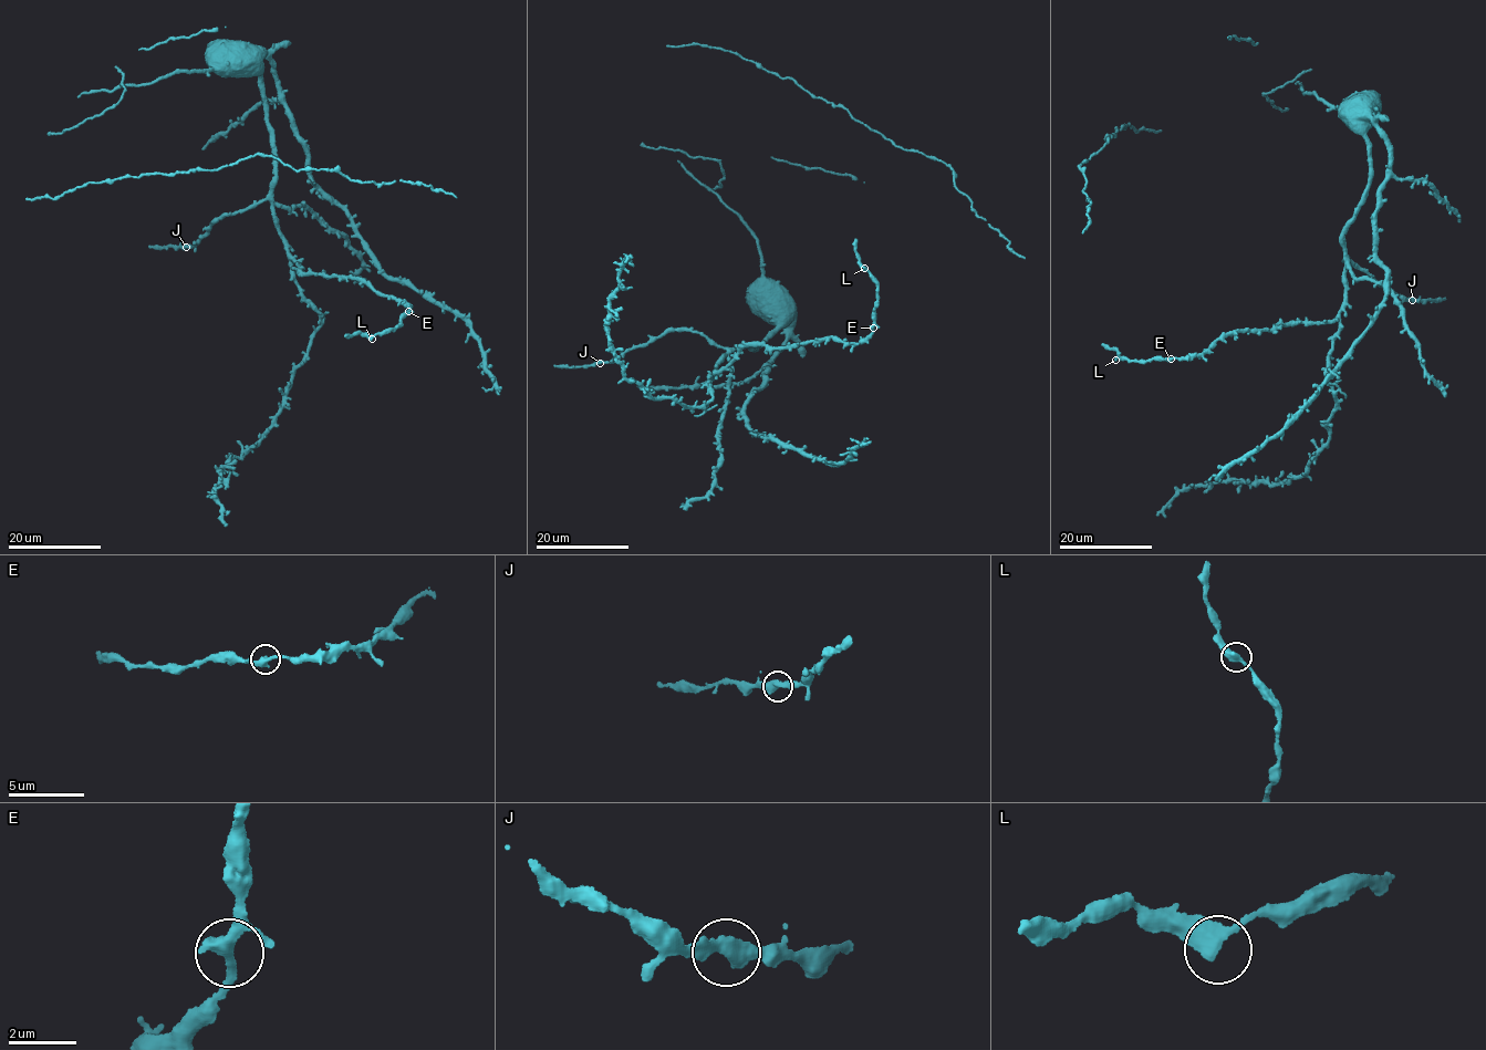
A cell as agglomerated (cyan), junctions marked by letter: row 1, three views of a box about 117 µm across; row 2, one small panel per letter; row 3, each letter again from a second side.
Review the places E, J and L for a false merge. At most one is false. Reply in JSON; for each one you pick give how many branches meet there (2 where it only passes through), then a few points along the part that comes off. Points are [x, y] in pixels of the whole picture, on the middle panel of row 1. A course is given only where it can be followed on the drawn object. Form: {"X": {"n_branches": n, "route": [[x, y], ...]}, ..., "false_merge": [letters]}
{"false_merge": []}

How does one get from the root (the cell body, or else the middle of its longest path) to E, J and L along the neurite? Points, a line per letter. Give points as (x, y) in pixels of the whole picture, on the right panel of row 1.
E: (1357, 102), (1369, 185), (1343, 235), (1339, 314), (1224, 335), (1198, 355), (1171, 359)
J: (1357, 102), (1352, 112), (1367, 141), (1369, 185), (1343, 235), (1344, 260), (1350, 259), (1378, 283), (1411, 300)
L: (1357, 102), (1369, 185), (1343, 235), (1346, 291), (1337, 316), (1224, 335), (1188, 357), (1115, 360)

